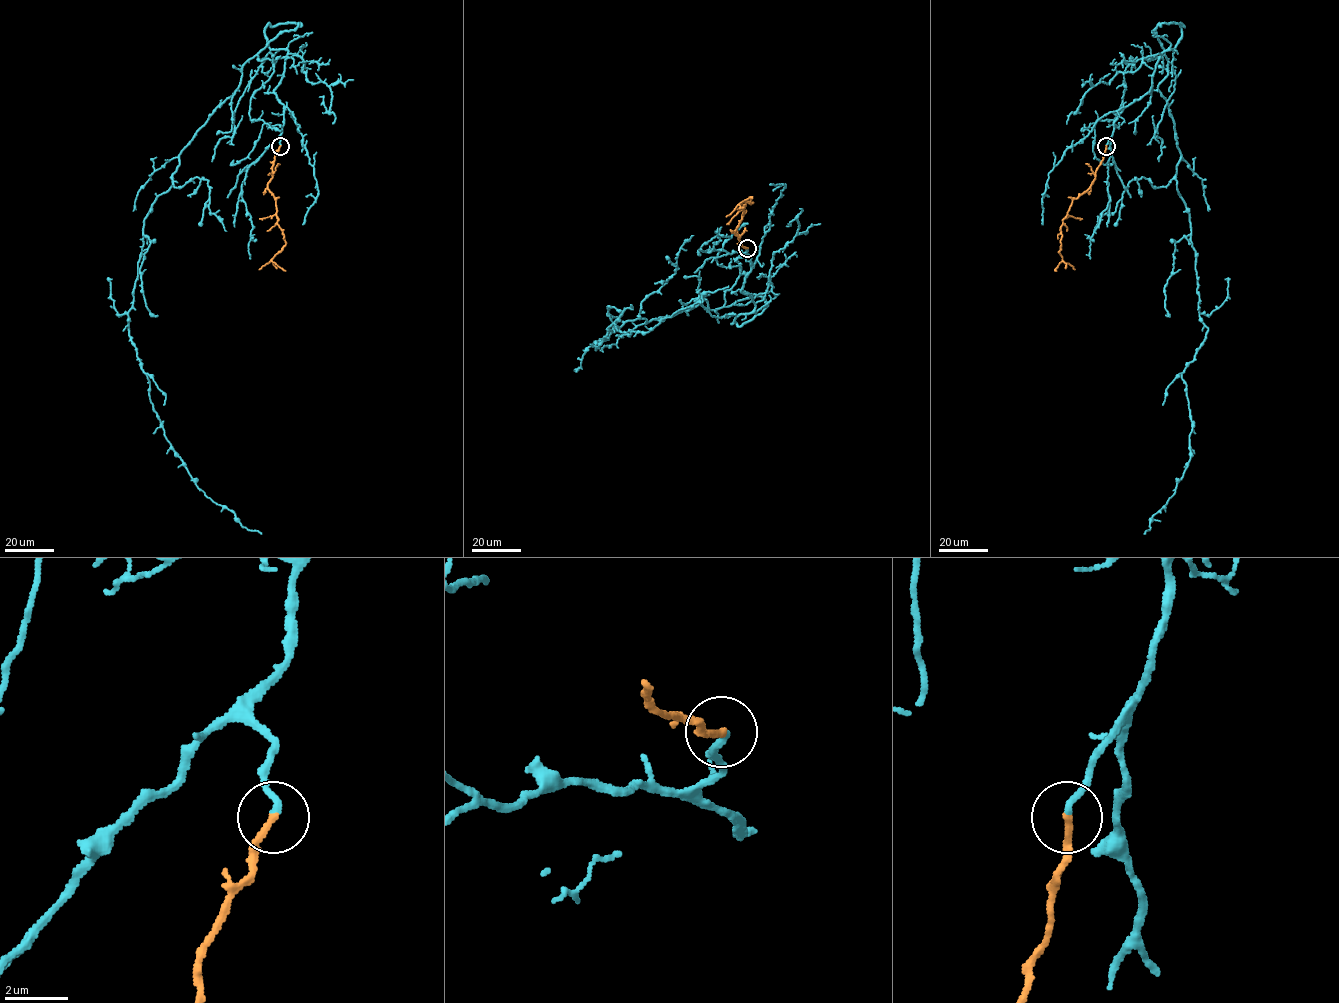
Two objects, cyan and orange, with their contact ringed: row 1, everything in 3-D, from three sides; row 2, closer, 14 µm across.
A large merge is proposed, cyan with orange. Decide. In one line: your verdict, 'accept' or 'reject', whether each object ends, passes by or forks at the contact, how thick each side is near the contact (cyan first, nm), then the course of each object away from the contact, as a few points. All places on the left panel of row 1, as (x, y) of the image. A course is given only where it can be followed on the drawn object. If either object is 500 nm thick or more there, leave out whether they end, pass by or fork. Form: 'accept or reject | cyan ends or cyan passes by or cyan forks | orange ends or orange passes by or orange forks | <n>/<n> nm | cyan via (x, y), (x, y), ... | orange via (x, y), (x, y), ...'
accept | cyan ends | orange ends | 200/240 nm | cyan via (280, 145), (288, 51), (265, 27), (300, 23), (181, 151), (128, 313), (171, 448), (261, 534) | orange via (280, 146), (267, 188), (275, 200), (277, 224), (285, 245), (271, 260), (285, 271)

